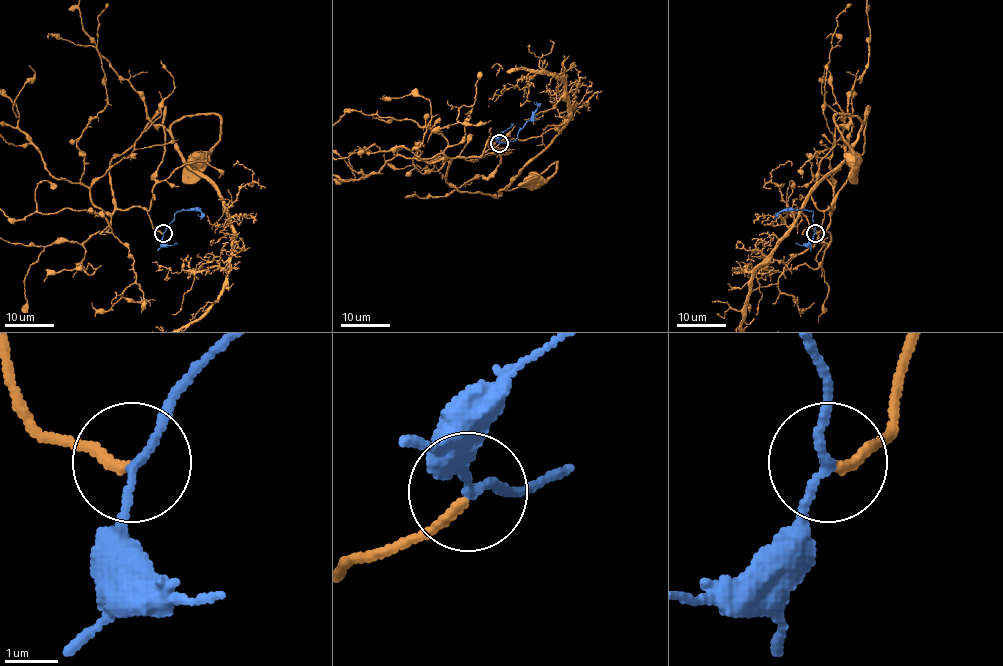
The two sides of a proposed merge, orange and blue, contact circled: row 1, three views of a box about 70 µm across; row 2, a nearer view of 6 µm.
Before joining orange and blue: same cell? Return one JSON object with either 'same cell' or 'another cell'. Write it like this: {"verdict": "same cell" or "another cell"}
{"verdict": "same cell"}

